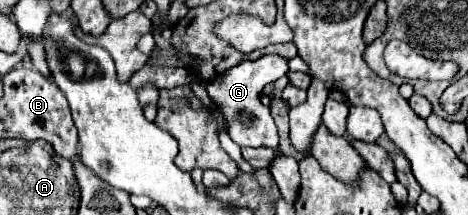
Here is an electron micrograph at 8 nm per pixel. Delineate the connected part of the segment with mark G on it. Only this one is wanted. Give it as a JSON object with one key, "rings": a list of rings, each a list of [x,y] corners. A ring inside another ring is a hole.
{"rings":[[[263,55],[255,61],[241,61],[237,67],[231,67],[229,71],[217,75],[217,79],[207,81],[207,91],[211,101],[217,103],[225,123],[227,123],[227,133],[229,137],[241,145],[241,147],[269,147],[278,150],[279,135],[275,121],[269,113],[269,107],[265,107],[259,101],[259,95],[265,85],[275,83],[279,77],[287,73],[287,63],[279,55]],[[213,91],[213,95],[211,95]]]}

